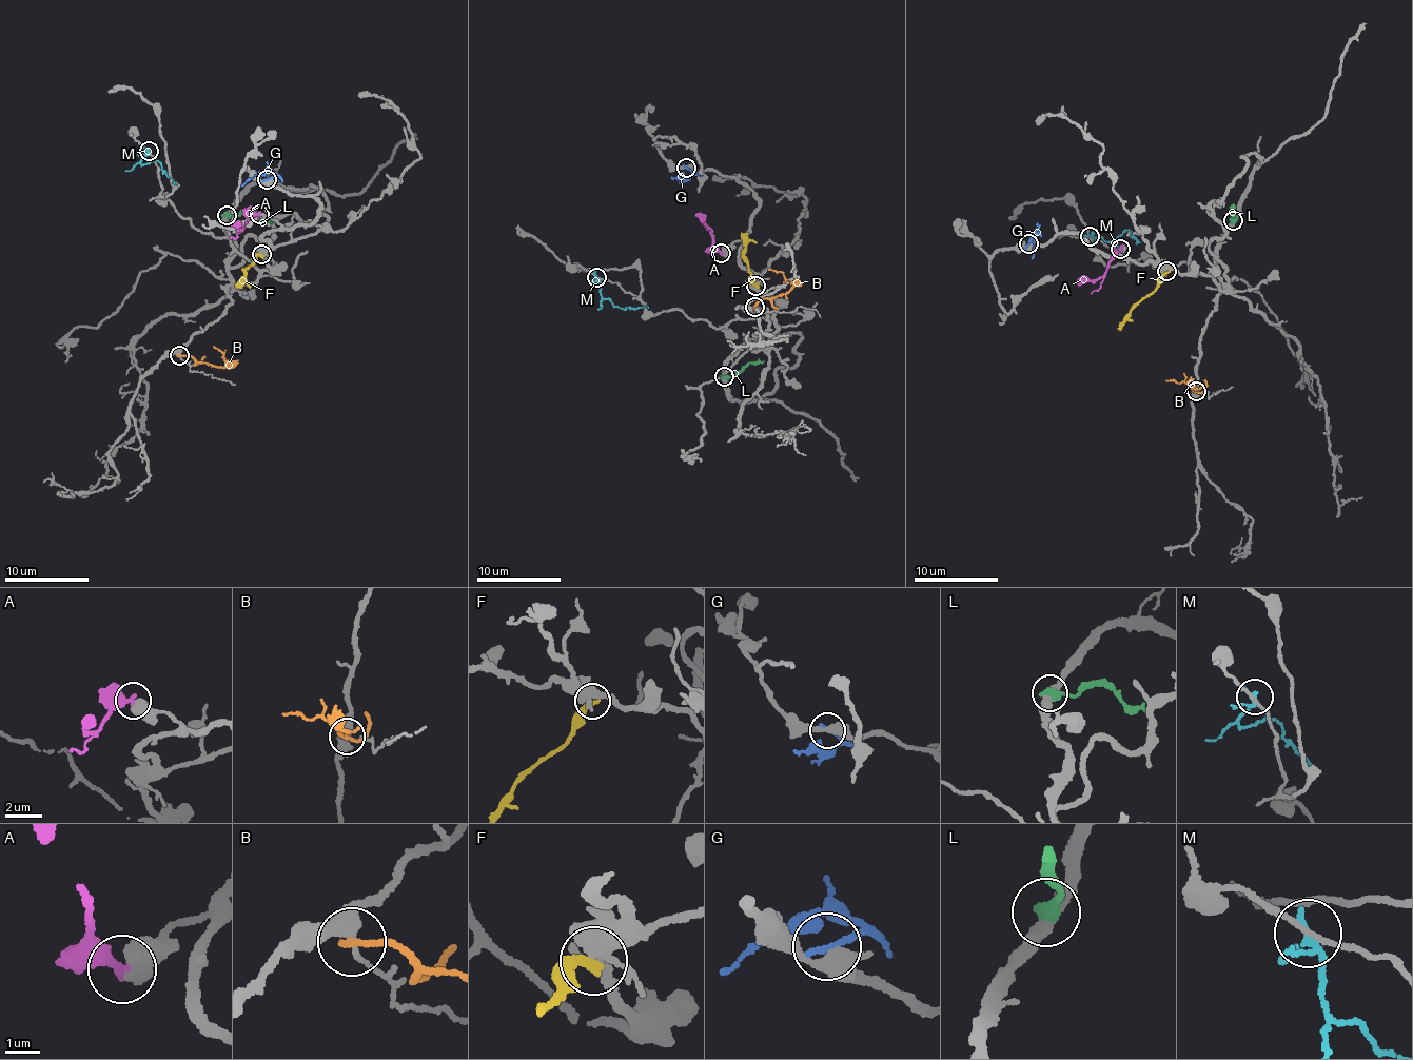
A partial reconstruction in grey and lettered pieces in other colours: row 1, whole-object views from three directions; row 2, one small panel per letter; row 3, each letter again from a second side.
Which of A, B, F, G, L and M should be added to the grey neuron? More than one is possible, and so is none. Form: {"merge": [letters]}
{"merge": []}

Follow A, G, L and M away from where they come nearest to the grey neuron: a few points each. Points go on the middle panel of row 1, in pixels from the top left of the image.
A: (721, 253), (695, 214)
G: (687, 169), (691, 172), (687, 177), (671, 178)
L: (723, 377), (732, 377), (764, 360)
M: (595, 276), (600, 293), (614, 307), (649, 307)

